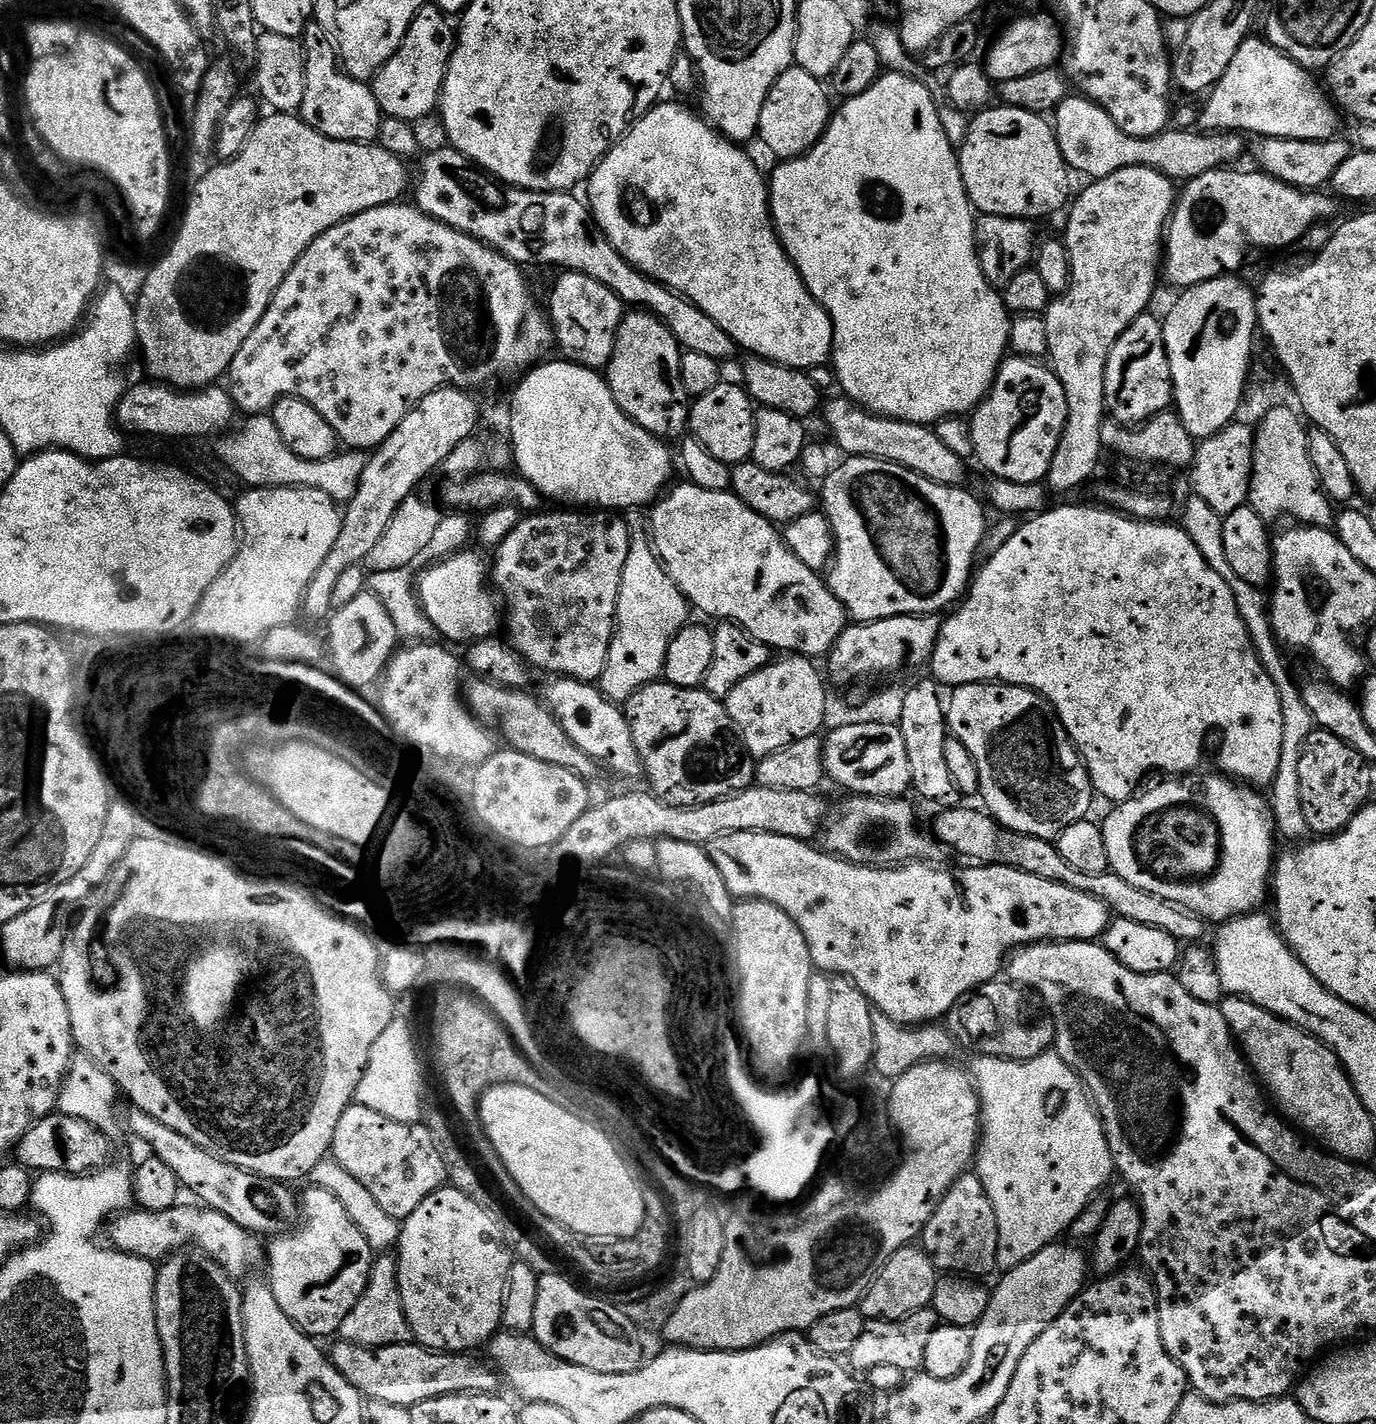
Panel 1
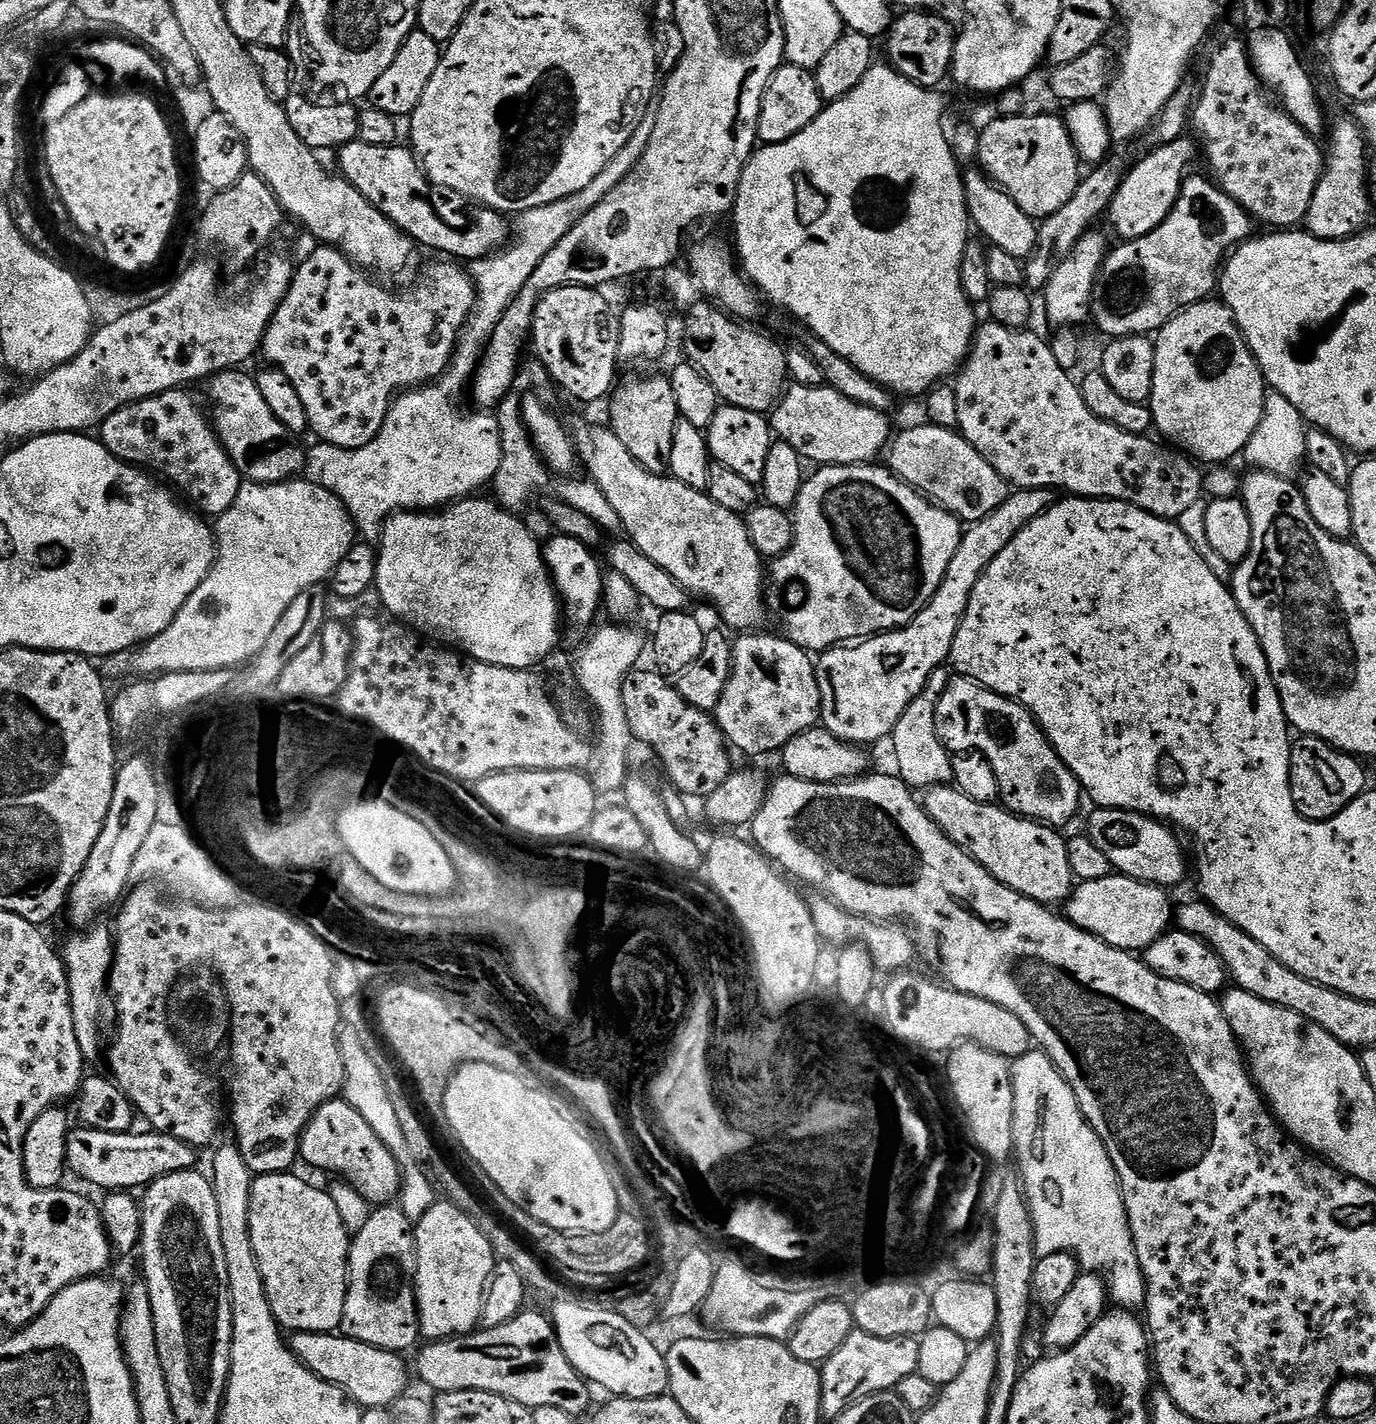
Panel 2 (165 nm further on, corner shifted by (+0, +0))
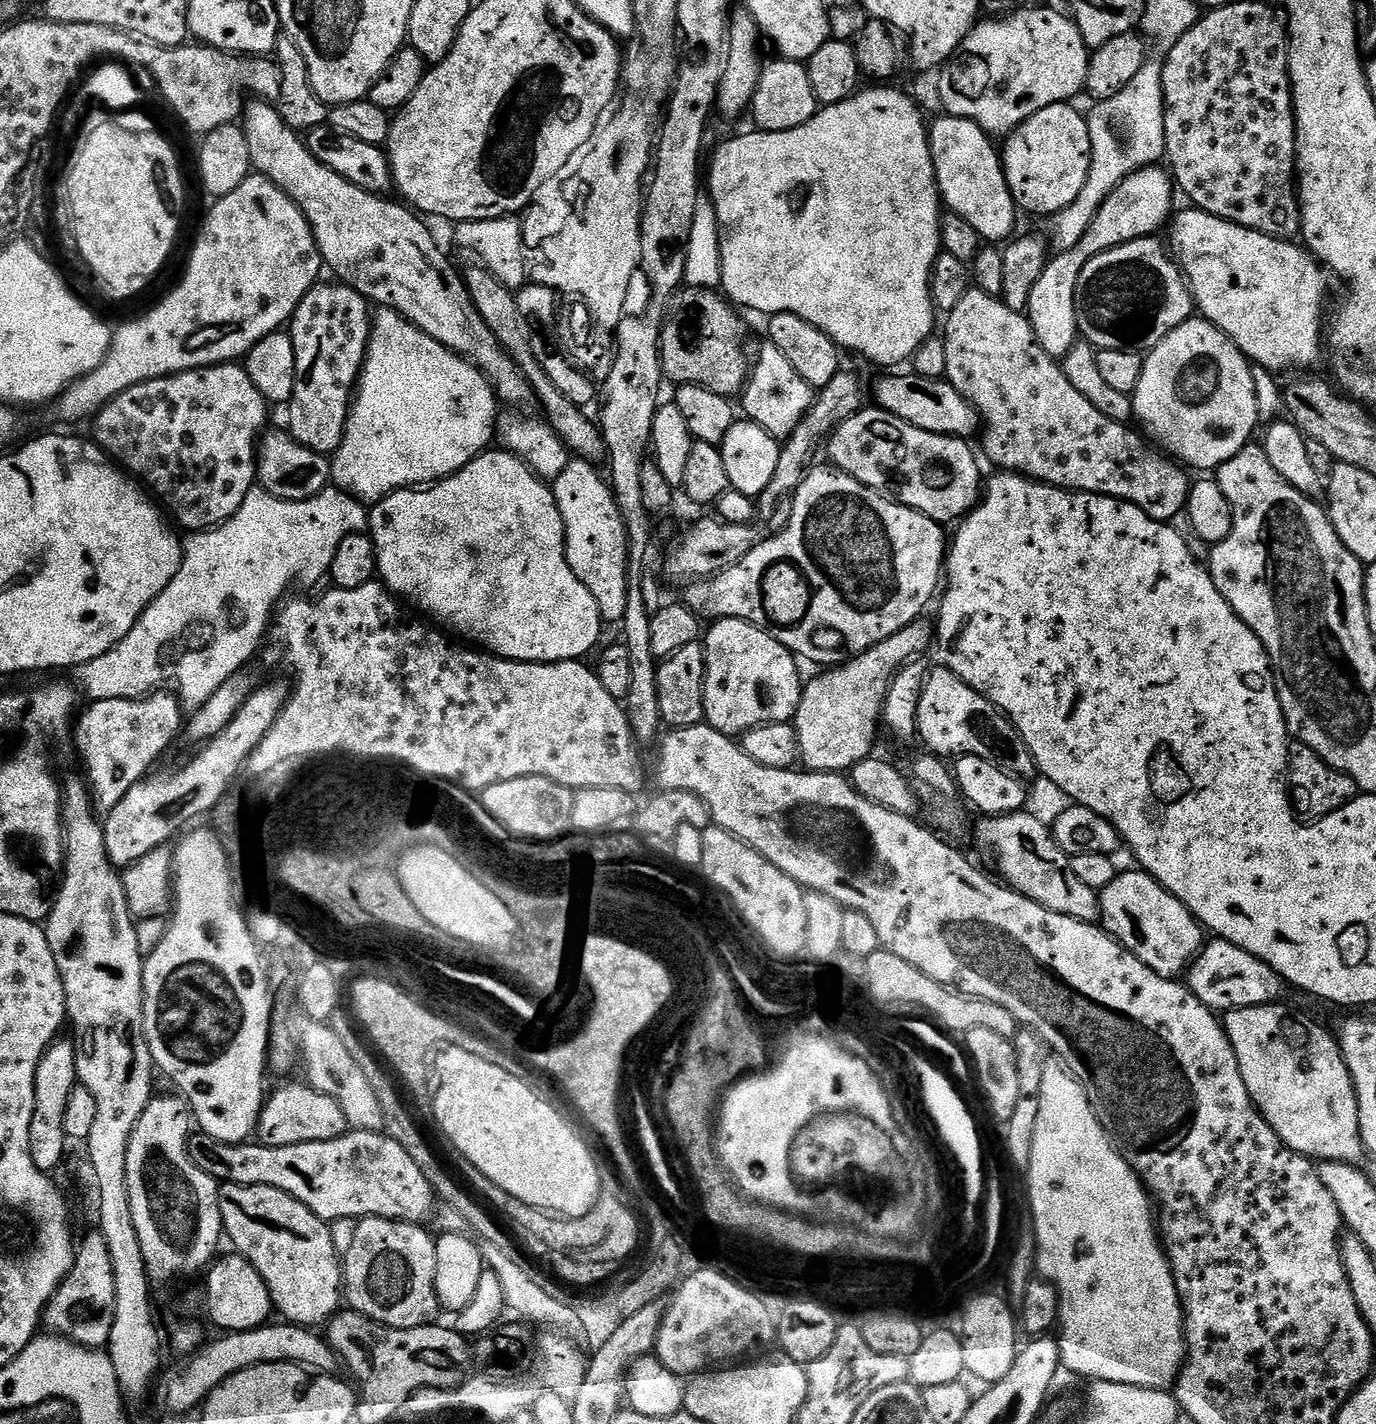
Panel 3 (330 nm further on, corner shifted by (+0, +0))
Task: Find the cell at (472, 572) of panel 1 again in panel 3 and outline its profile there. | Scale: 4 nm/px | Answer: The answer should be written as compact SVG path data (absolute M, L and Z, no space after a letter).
M505 450L492 451L481 452L462 470L458 470L453 476L446 477L445 480L421 487L419 490L391 492L383 500L377 500L371 505L370 535L372 541L376 543L376 571L379 579L393 596L404 602L409 600L414 607L421 608L425 612L423 615L429 621L437 620L432 622L439 625L441 629L465 636L469 640L465 640L469 645L485 653L499 656L502 660L518 660L522 664L556 664L559 660L580 660L599 642L602 621L598 602L594 602L594 594L586 590L586 586L580 581L578 574L574 574L566 558L564 523L552 489L515 453Z

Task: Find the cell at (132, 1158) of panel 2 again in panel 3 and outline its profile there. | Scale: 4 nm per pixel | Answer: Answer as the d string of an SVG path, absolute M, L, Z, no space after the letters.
M349 1130L343 1136L334 1138L330 1142L306 1142L298 1146L266 1146L259 1142L245 1142L242 1144L223 1144L214 1138L203 1134L192 1134L188 1138L188 1157L190 1162L194 1162L194 1166L198 1166L198 1170L210 1174L210 1178L214 1178L220 1184L237 1184L238 1186L270 1186L282 1190L286 1194L290 1194L298 1202L302 1202L308 1209L319 1216L325 1222L333 1220L350 1220L353 1218L363 1218L365 1216L381 1216L387 1220L405 1220L408 1224L420 1224L427 1221L433 1215L432 1200L434 1201L434 1193L430 1182L426 1182L426 1174L422 1174L422 1170L418 1170L418 1166L414 1166L414 1158L410 1158L410 1154L406 1154L406 1150L402 1150L402 1146L398 1146L398 1142L393 1140L391 1136L383 1131L379 1132L357 1132Z

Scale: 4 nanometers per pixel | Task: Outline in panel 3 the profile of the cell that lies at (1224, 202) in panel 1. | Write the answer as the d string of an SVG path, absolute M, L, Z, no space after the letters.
M1135 240L1086 262L1078 278L1074 306L1079 335L1093 348L1147 354L1166 334L1193 319L1192 290L1169 249L1158 241Z

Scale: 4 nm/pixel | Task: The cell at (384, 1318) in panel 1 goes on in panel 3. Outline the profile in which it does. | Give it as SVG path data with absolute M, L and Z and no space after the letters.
M365 1216L357 1223L354 1242L342 1256L342 1292L351 1311L360 1312L375 1324L391 1328L426 1326L439 1317L436 1315L441 1315L440 1299L436 1296L436 1240L425 1228L420 1224L387 1220L381 1216Z

